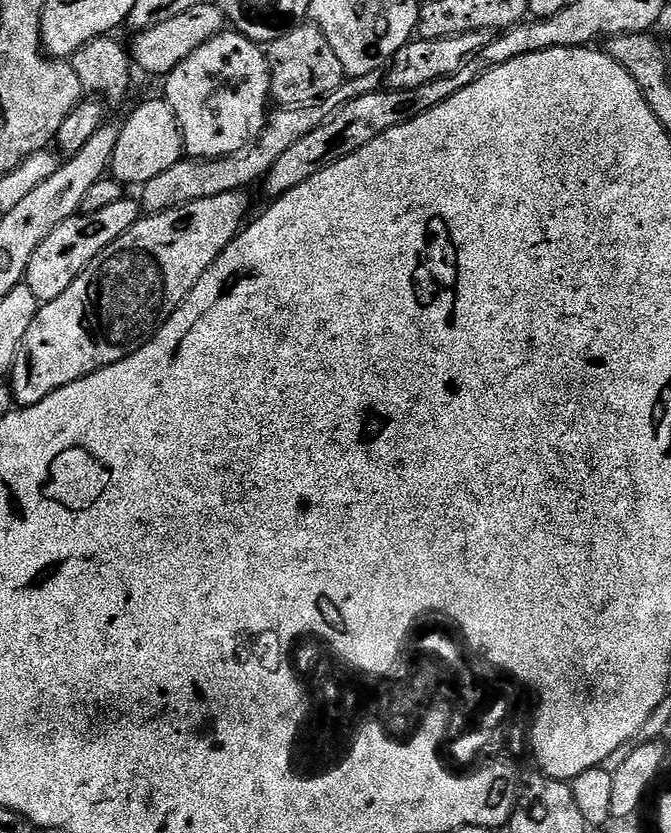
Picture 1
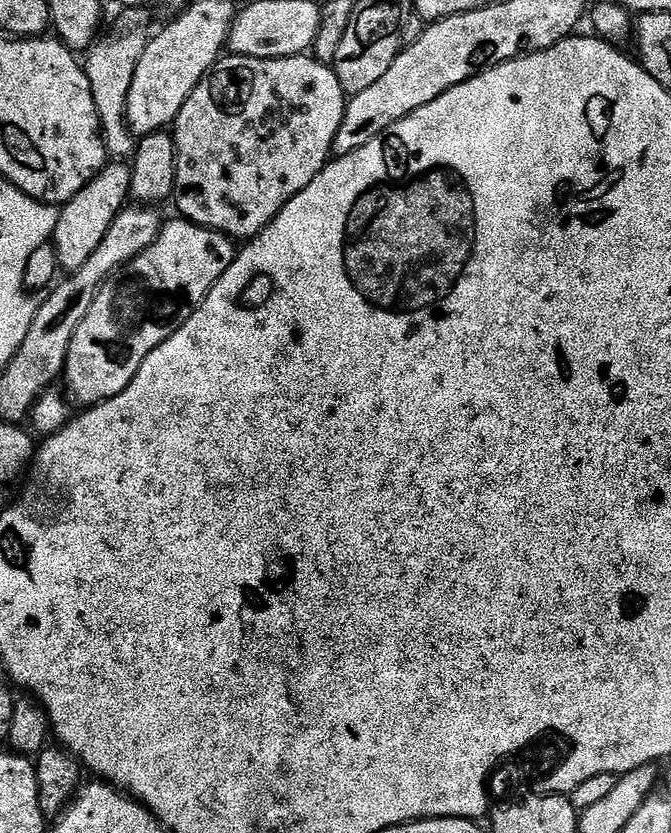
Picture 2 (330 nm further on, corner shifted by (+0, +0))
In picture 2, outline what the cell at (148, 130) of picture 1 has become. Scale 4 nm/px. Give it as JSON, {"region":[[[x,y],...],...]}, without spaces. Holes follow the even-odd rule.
{"region":[[[109,162],[90,183],[82,186],[82,190],[78,190],[78,194],[74,194],[74,198],[70,198],[62,205],[58,226],[50,243],[56,250],[57,265],[65,273],[78,271],[90,259],[90,254],[98,250],[102,238],[106,238],[106,230],[110,230],[110,222],[114,222],[116,215],[124,211],[131,195],[131,167],[124,162]]]}

